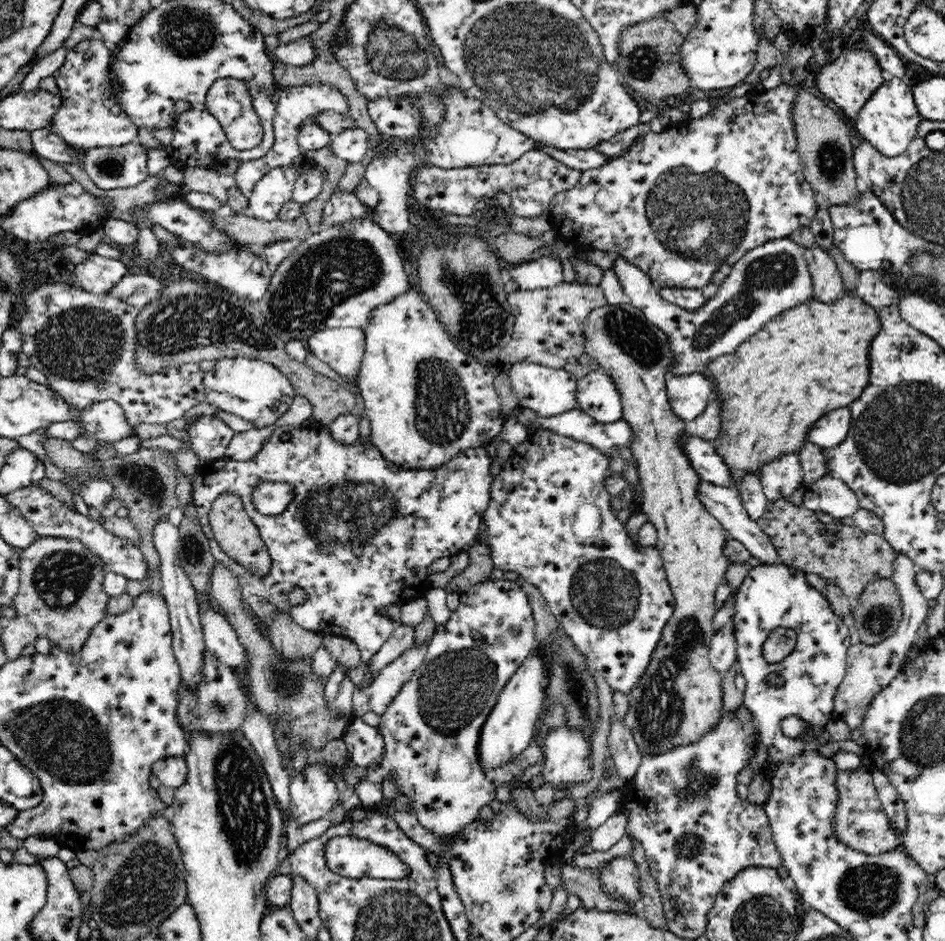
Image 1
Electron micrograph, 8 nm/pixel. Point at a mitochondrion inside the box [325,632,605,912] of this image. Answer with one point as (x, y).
(454, 687)

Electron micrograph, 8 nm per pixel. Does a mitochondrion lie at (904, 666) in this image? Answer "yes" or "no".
no

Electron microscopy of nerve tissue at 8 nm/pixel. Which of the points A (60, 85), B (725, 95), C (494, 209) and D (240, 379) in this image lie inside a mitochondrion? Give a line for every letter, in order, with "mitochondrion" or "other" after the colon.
A: other
B: other
C: other
D: other

